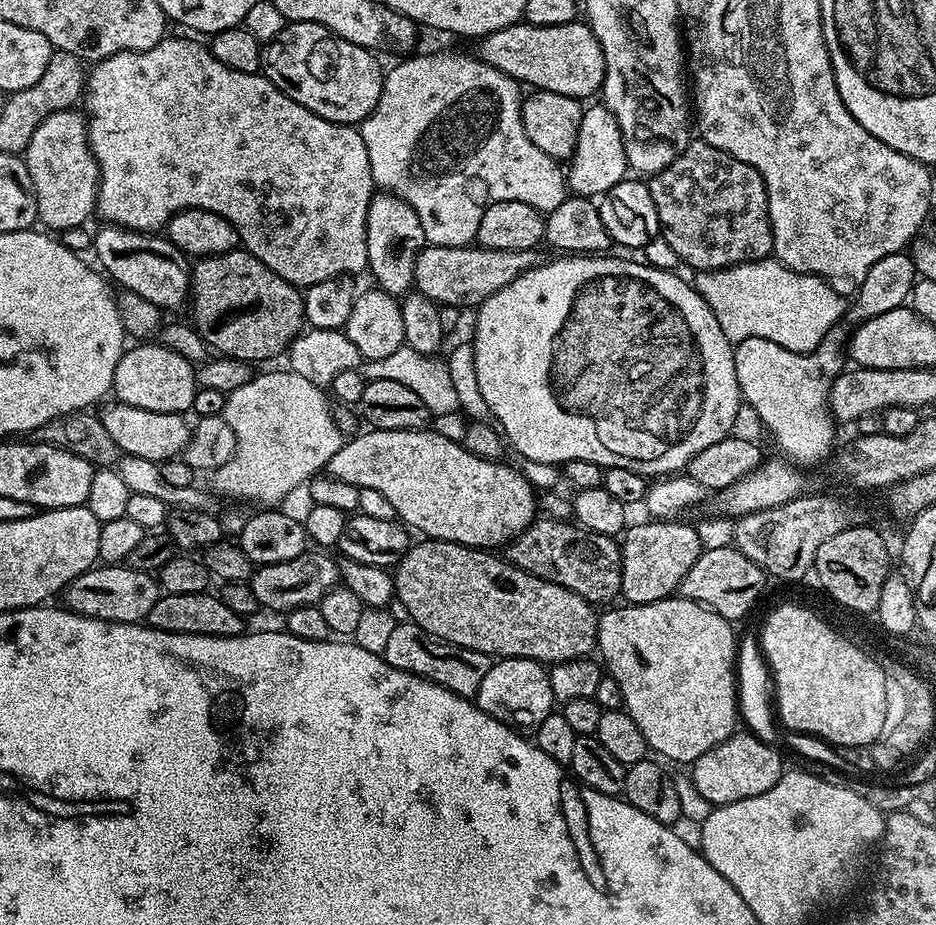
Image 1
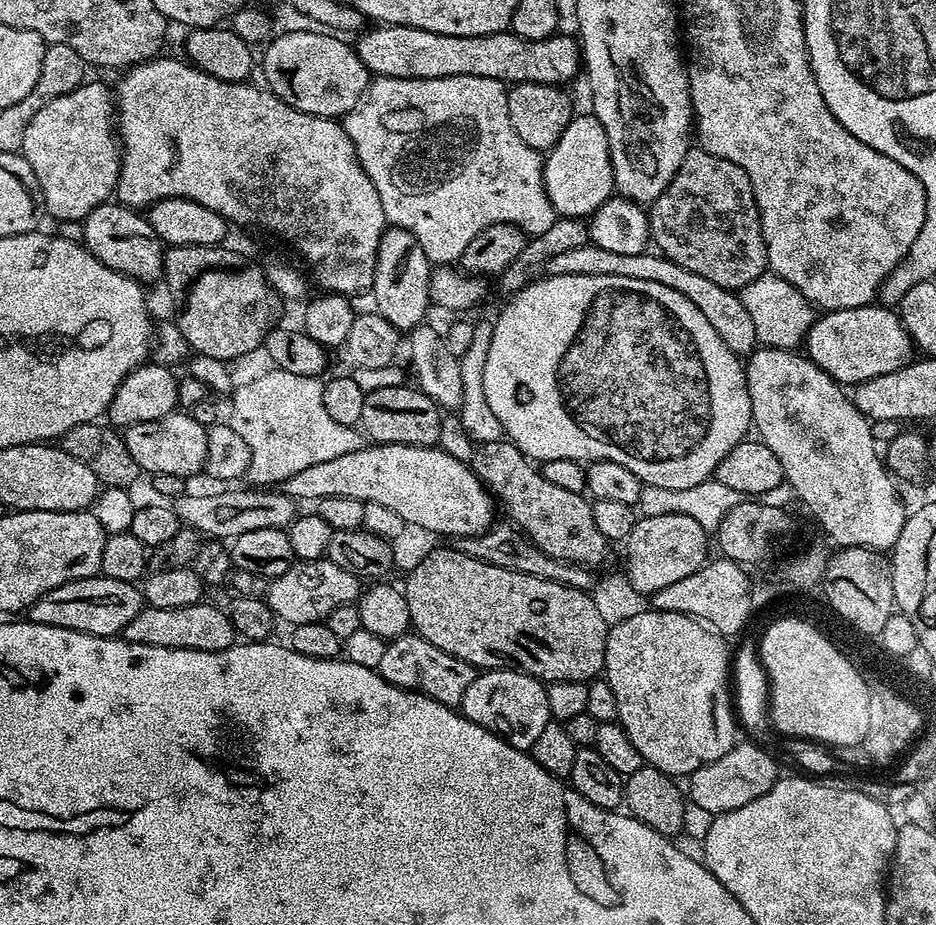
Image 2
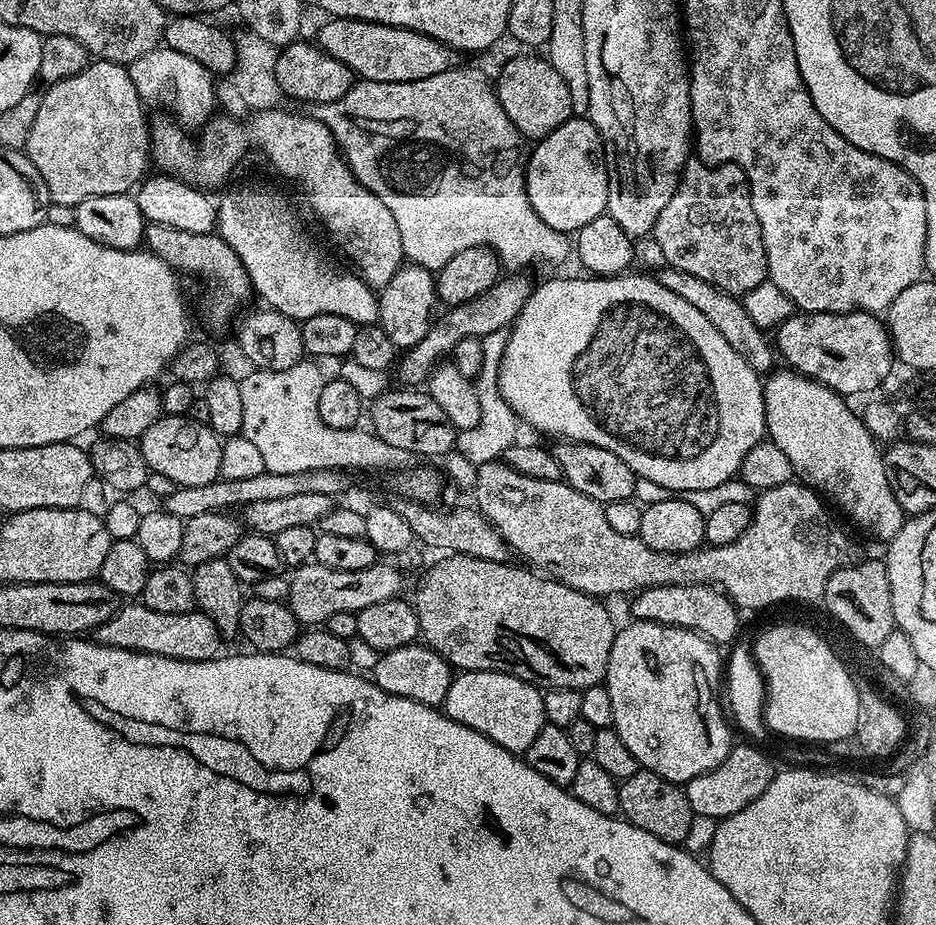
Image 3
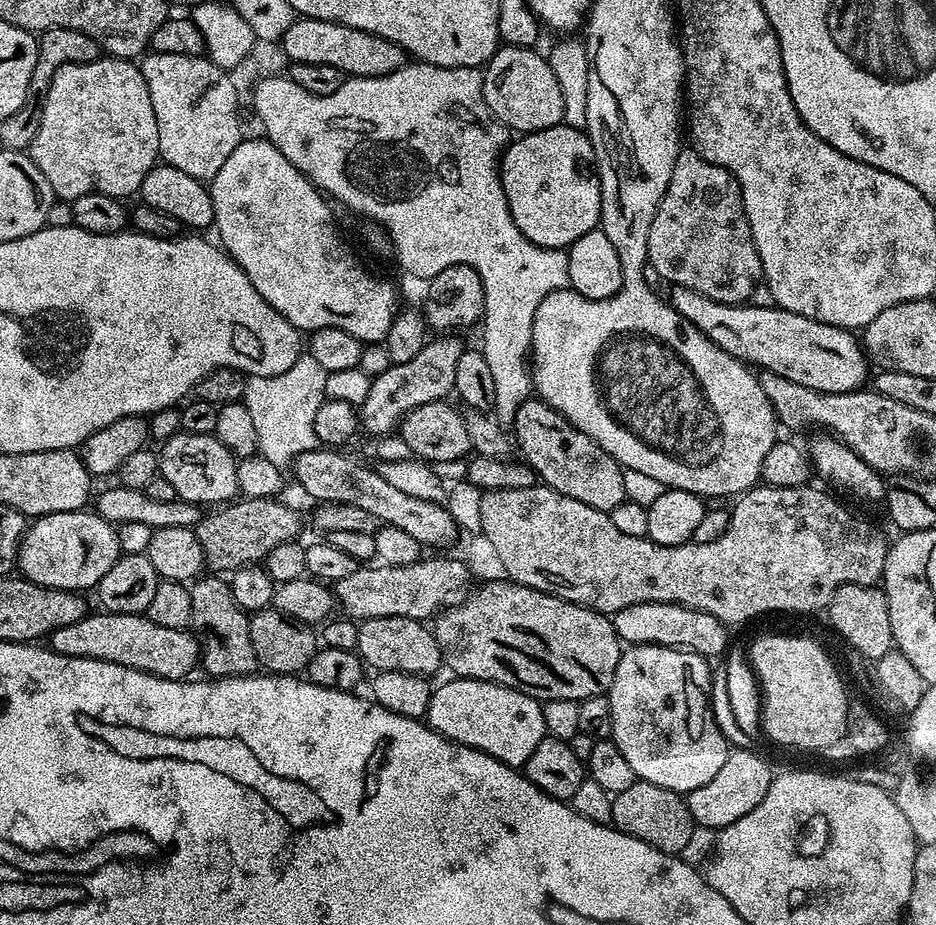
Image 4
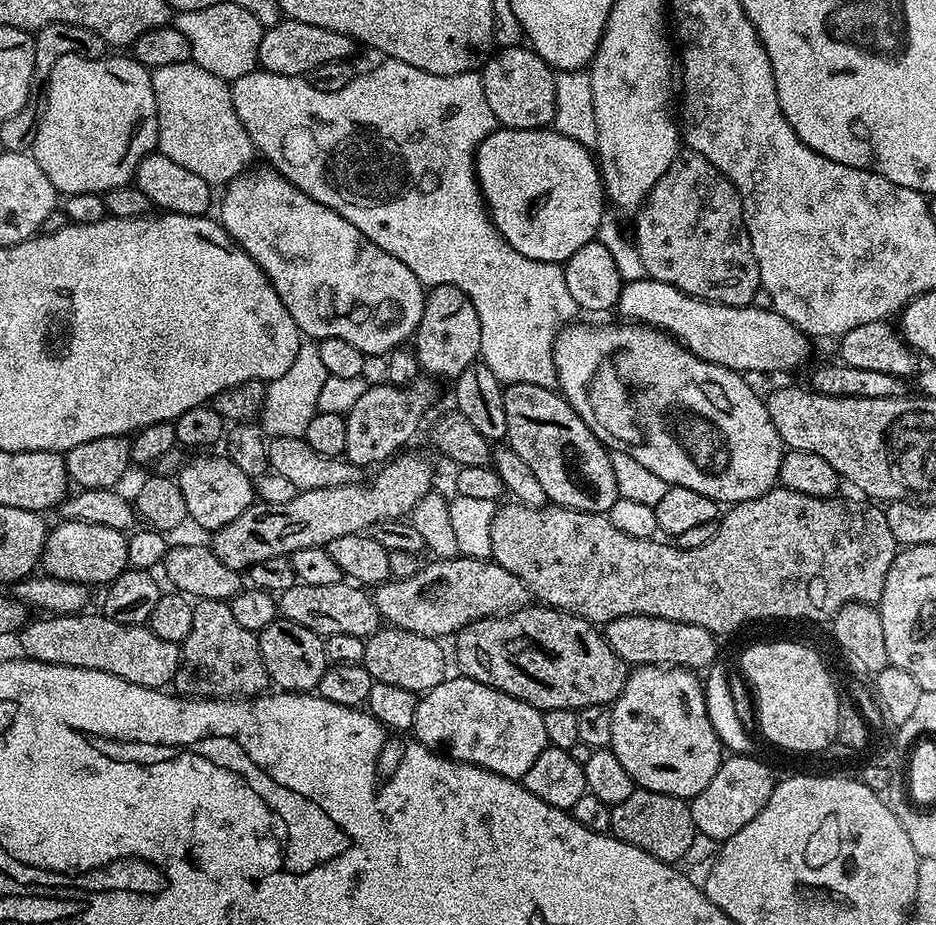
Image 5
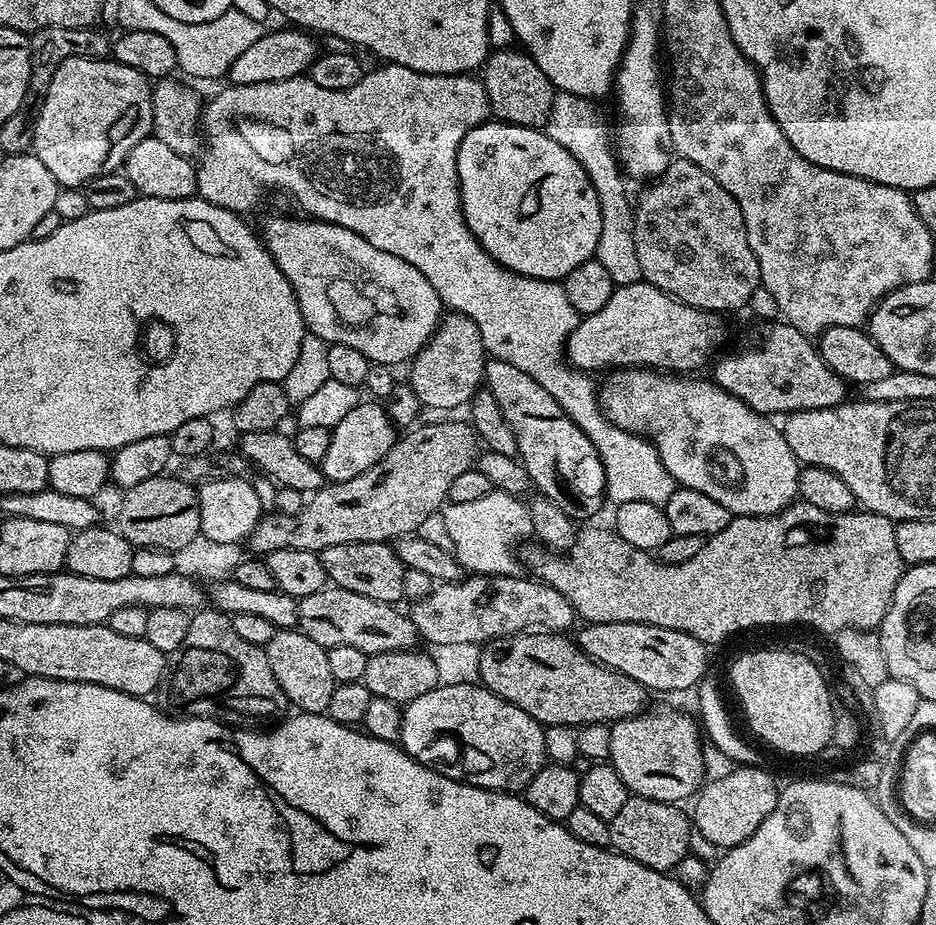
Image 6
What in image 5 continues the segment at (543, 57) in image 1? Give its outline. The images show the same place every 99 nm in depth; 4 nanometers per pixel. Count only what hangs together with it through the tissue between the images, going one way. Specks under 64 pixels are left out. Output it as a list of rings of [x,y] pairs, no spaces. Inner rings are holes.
[[[281,18],[263,31],[258,45],[257,65],[265,72],[283,76],[307,77],[310,70],[318,70],[318,66],[326,66],[326,62],[348,60],[354,49],[353,40],[346,34],[338,34],[338,30],[326,30],[322,26],[310,26],[310,22]]]

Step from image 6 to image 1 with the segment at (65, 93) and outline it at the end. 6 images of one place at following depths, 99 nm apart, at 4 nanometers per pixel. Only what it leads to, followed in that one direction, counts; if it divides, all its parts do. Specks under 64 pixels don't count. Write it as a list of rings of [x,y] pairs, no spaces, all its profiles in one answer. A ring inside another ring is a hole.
[[[67,108],[58,114],[50,114],[50,118],[46,118],[46,122],[34,130],[34,138],[30,138],[30,146],[26,146],[22,159],[30,170],[30,182],[34,182],[36,218],[45,229],[64,234],[60,232],[80,228],[94,216],[96,195],[100,189],[100,171],[98,162],[92,156],[92,148],[88,145],[88,121],[83,111]]]

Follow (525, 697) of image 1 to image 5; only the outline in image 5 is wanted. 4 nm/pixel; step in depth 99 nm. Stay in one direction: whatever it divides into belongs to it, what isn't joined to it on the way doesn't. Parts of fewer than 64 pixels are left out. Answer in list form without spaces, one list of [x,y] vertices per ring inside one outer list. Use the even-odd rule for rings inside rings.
[[[453,676],[453,680],[445,678],[417,699],[411,735],[427,748],[446,750],[447,755],[459,763],[473,764],[499,776],[523,781],[538,754],[549,747],[544,713],[468,676]]]

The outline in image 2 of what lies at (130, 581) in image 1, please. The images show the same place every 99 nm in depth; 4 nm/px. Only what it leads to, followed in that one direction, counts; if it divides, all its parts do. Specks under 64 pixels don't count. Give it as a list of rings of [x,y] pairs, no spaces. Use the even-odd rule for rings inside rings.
[[[97,574],[90,578],[71,580],[46,594],[42,594],[26,610],[33,624],[53,624],[95,636],[114,636],[145,607],[143,591],[133,582],[122,582]]]

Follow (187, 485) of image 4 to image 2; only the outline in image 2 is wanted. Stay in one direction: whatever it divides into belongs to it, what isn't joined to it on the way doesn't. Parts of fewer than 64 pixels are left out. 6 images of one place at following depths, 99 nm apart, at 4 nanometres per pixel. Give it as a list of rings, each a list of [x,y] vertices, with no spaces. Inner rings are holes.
[[[177,410],[154,422],[131,424],[122,432],[134,462],[138,462],[144,474],[174,474],[191,478],[203,469],[206,462],[206,438],[208,428],[199,424],[187,411]]]

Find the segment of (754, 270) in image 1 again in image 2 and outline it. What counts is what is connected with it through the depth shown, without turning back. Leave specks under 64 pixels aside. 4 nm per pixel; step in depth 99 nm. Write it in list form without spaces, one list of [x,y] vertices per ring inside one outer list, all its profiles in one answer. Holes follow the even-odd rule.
[[[765,274],[739,289],[738,295],[754,322],[756,339],[761,345],[796,350],[807,341],[808,331],[815,323],[818,312],[811,301],[797,288],[790,286],[790,282],[780,276]]]

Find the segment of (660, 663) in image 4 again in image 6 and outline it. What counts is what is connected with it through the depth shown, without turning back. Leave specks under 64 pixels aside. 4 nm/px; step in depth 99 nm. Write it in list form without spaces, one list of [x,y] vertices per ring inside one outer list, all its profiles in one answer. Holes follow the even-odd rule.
[[[652,706],[636,716],[615,721],[611,729],[608,760],[626,782],[629,793],[676,804],[700,791],[706,775],[704,748],[700,745],[702,728],[695,719],[672,708]]]

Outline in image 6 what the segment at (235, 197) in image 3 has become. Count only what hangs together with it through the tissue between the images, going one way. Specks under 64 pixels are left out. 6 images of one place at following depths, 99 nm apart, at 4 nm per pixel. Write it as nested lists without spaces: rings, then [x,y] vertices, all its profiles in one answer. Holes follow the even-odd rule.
[[[272,216],[265,222],[264,232],[262,228],[262,239],[298,298],[305,329],[328,345],[354,346],[358,354],[373,364],[400,366],[403,360],[404,363],[411,361],[436,333],[442,319],[438,290],[426,282],[426,274],[422,274],[422,270],[414,270],[410,262],[402,262],[402,258],[386,254],[386,250],[378,250],[378,246],[370,246],[362,234],[354,234],[354,230],[346,230],[346,226],[315,218],[303,219]]]

